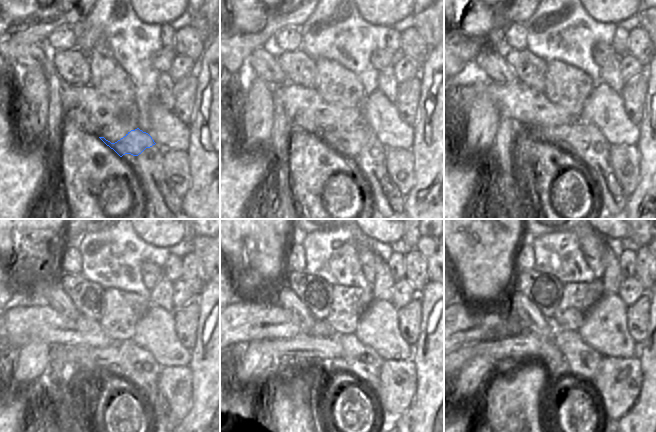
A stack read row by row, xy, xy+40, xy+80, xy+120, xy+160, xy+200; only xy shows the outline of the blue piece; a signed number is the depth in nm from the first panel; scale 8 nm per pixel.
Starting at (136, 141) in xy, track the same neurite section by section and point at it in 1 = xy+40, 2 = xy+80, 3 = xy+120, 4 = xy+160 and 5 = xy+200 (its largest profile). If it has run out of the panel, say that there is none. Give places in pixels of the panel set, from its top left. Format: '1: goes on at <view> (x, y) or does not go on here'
1: goes on at xy+40 (349, 143)
2: goes on at xy+80 (573, 138)
3: goes on at xy+120 (108, 358)
4: goes on at xy+160 (326, 351)
5: goes on at xy+200 (523, 345)

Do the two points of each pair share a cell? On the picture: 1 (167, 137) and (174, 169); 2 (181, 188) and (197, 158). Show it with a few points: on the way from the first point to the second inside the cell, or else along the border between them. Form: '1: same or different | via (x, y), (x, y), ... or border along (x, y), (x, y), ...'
1: different | border along (164, 149), (182, 149), (185, 151)
2: different | border along (186, 151), (189, 165), (189, 188), (183, 196)

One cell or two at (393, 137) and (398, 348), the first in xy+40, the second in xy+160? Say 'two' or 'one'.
one

